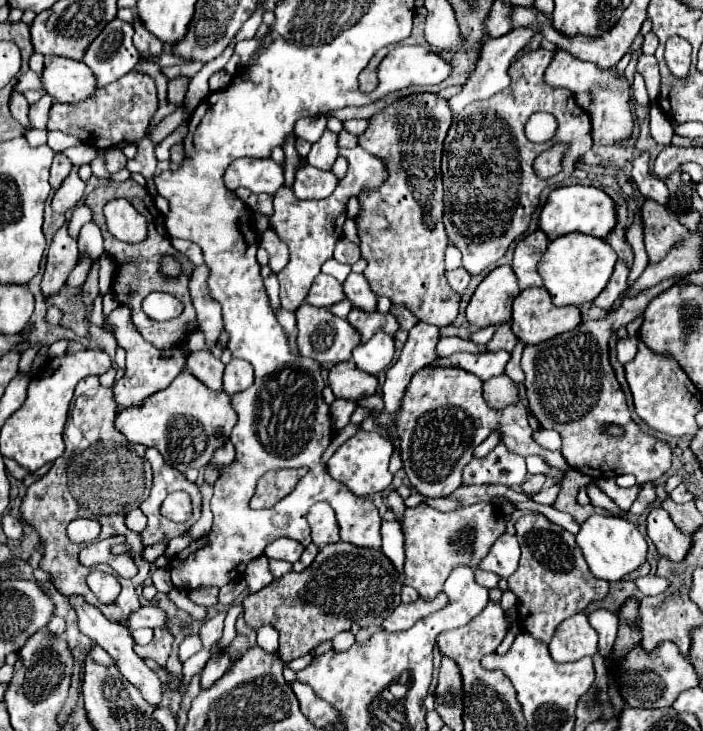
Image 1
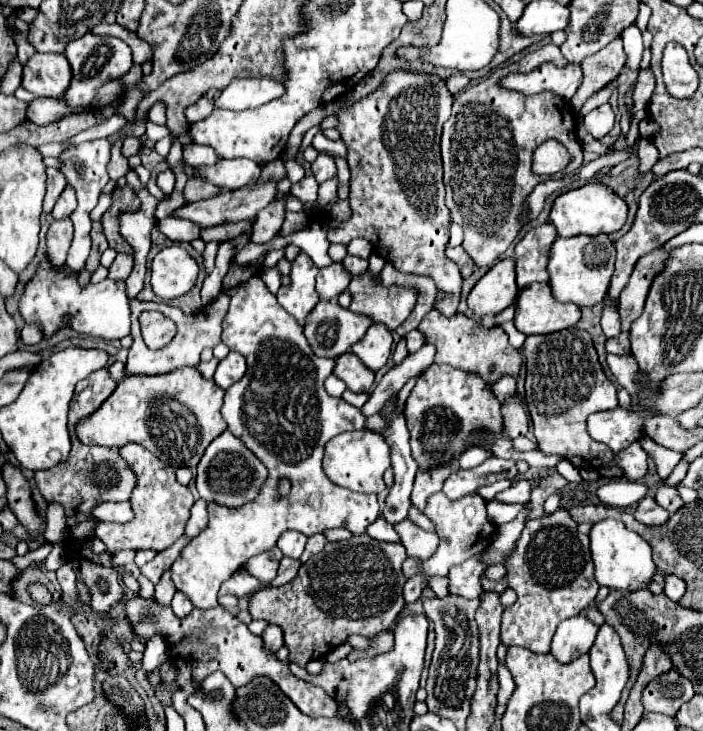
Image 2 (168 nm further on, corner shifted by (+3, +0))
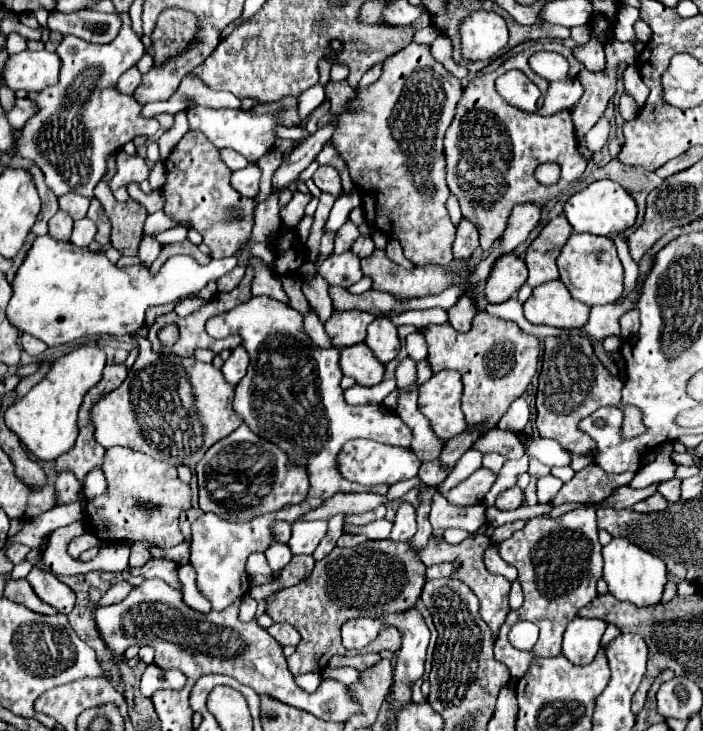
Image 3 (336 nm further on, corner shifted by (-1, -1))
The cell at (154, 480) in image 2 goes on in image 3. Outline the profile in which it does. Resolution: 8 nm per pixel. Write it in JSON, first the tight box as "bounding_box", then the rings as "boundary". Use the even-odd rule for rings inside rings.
{"bounding_box":[85,447,191,547],"boundary":[[[115,447],[105,451],[103,473],[107,491],[93,497],[85,505],[89,529],[101,541],[135,541],[149,539],[159,547],[175,547],[183,543],[179,529],[179,513],[191,507],[191,489],[177,477],[177,469],[169,463],[153,461],[145,453]]]}

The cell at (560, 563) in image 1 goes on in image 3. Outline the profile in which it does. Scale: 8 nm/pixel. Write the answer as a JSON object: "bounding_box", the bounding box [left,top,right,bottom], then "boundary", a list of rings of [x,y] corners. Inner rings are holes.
{"bounding_box":[495,507,603,681],"boundary":[[[581,507],[557,519],[531,519],[525,529],[513,533],[509,539],[497,545],[501,557],[517,567],[519,581],[525,593],[525,603],[521,605],[521,609],[507,615],[495,643],[495,659],[511,669],[511,677],[515,681],[527,673],[533,659],[557,657],[561,653],[561,641],[567,623],[577,617],[577,611],[583,605],[591,603],[597,597],[595,587],[599,577],[603,575],[603,557],[597,533],[599,529],[595,521],[595,507]],[[521,619],[533,621],[541,629],[539,641],[531,651],[519,651],[507,639],[511,625]]]}

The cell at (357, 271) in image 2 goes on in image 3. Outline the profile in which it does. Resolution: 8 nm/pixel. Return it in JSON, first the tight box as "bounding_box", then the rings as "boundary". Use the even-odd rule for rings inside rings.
{"bounding_box":[351,235,375,257],"boundary":[[[359,235],[359,237],[355,239],[351,251],[357,253],[359,257],[367,257],[367,255],[371,255],[371,251],[375,251],[375,243],[373,243],[373,239],[367,237],[367,235]]]}

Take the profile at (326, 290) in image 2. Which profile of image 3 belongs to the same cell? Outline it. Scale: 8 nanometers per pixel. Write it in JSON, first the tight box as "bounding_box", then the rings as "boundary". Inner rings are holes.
{"bounding_box":[319,251,363,287],"boundary":[[[345,251],[341,255],[333,253],[323,261],[319,273],[325,277],[329,285],[343,285],[343,287],[351,287],[363,277],[359,267],[359,257],[353,251]]]}

